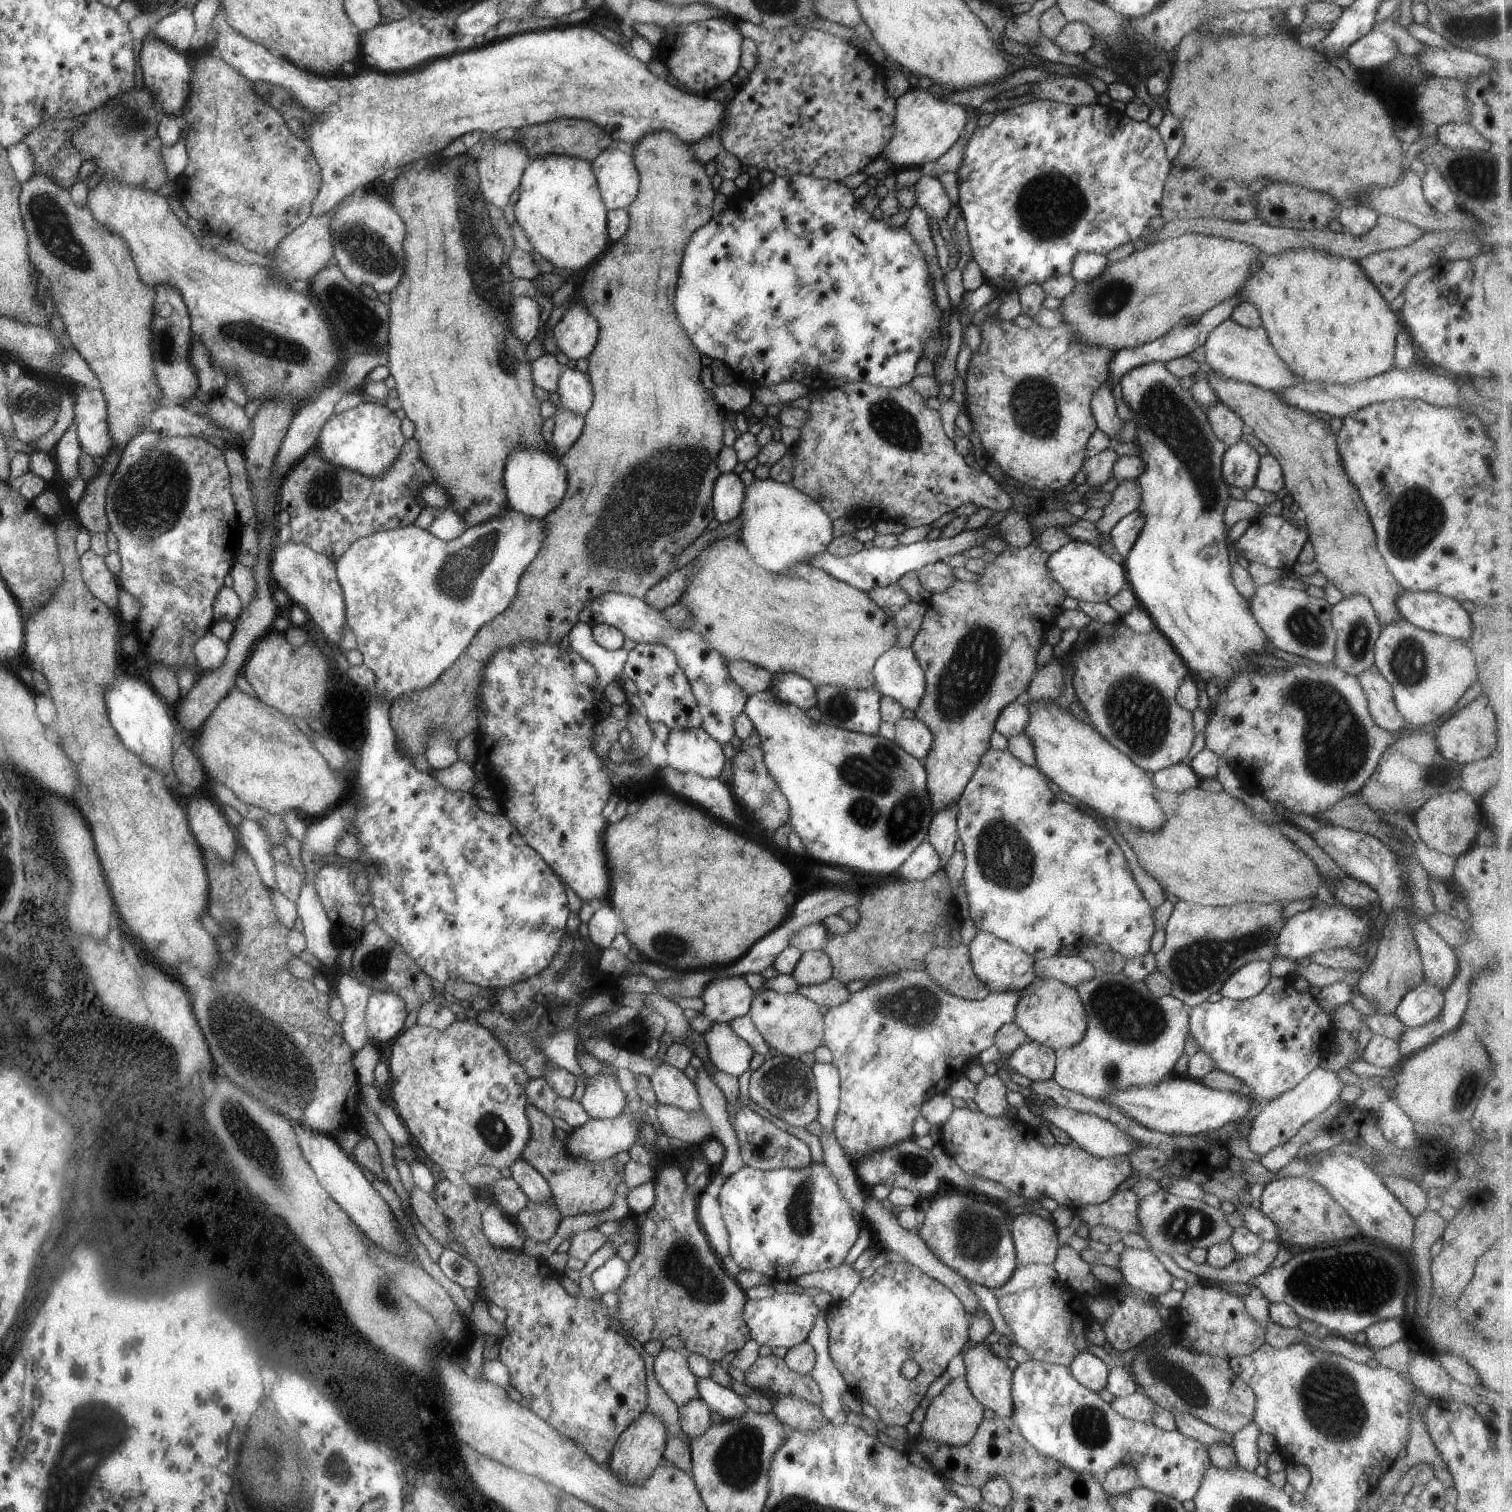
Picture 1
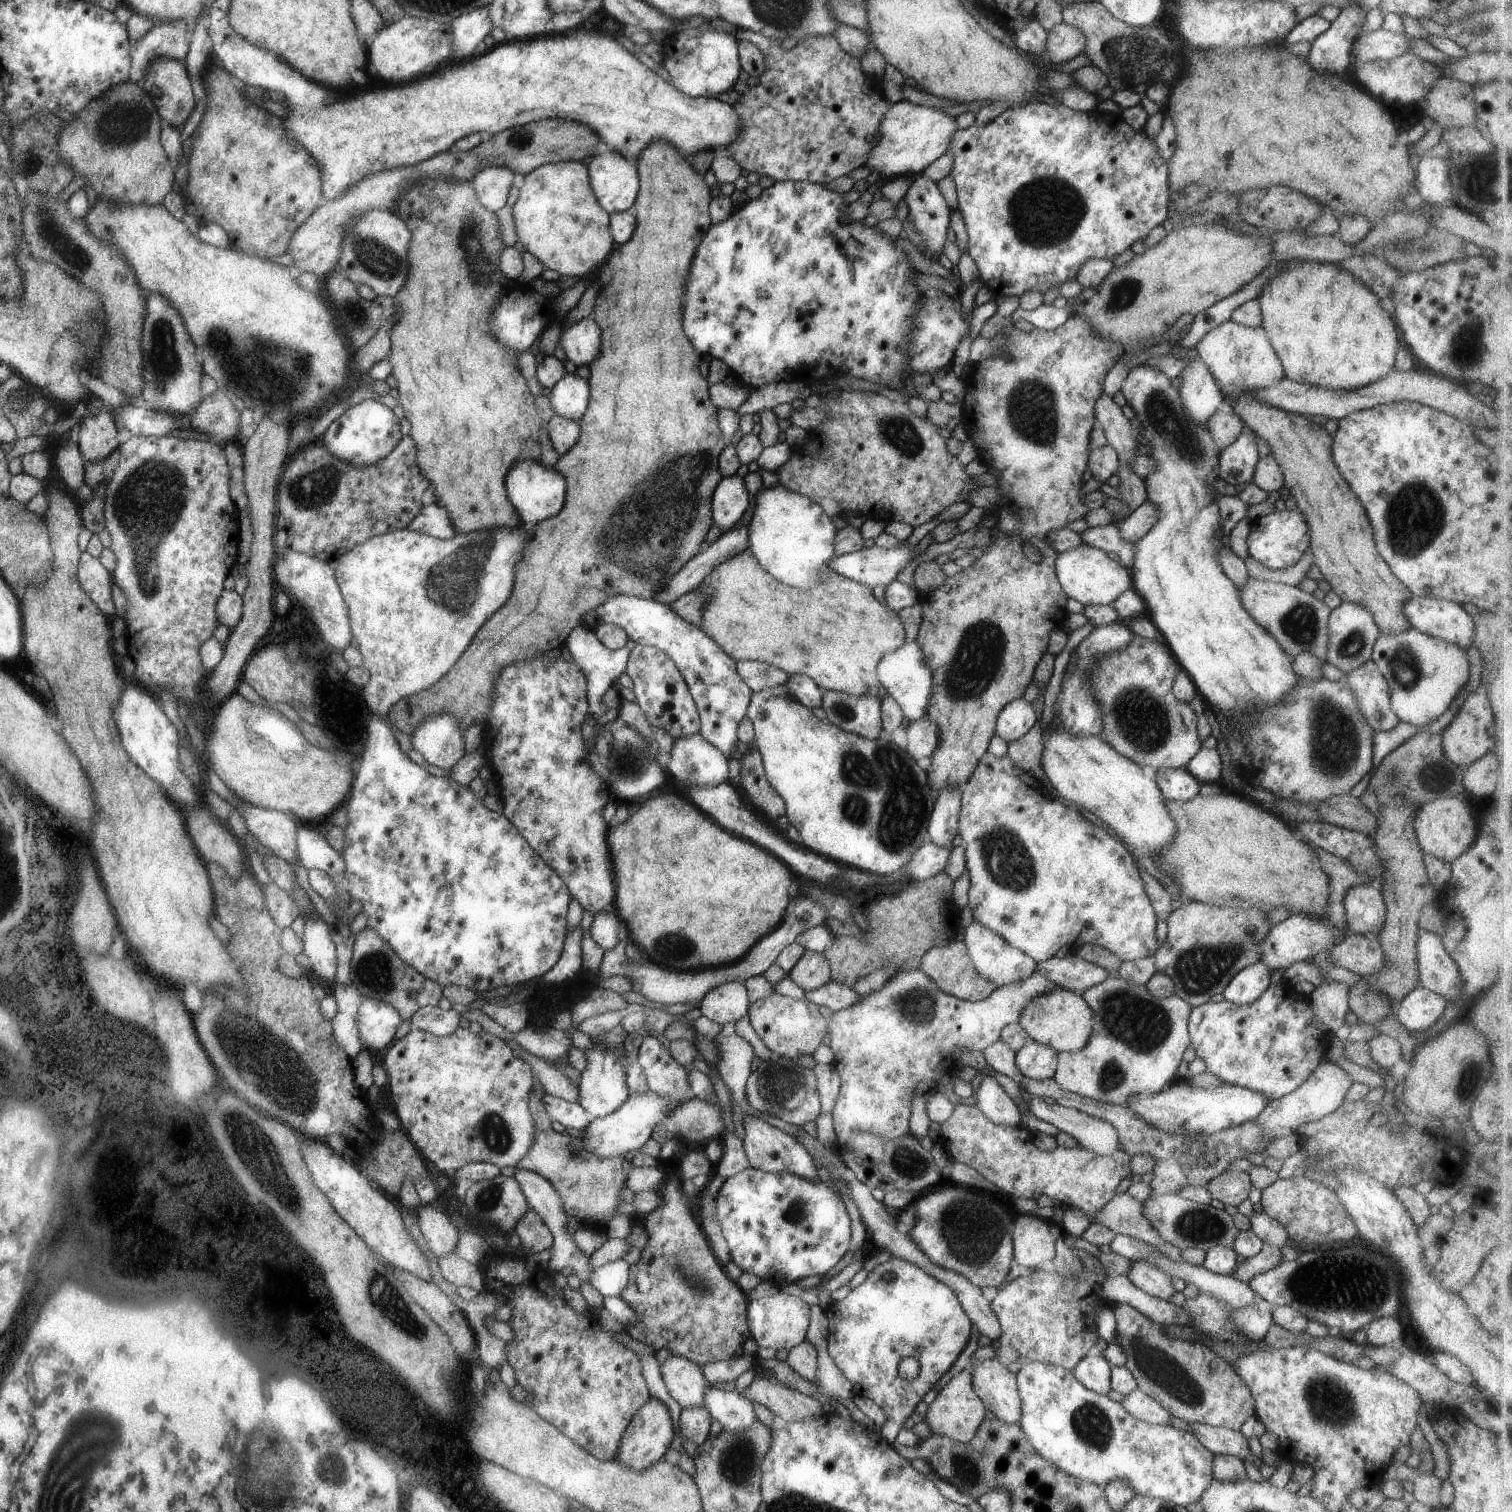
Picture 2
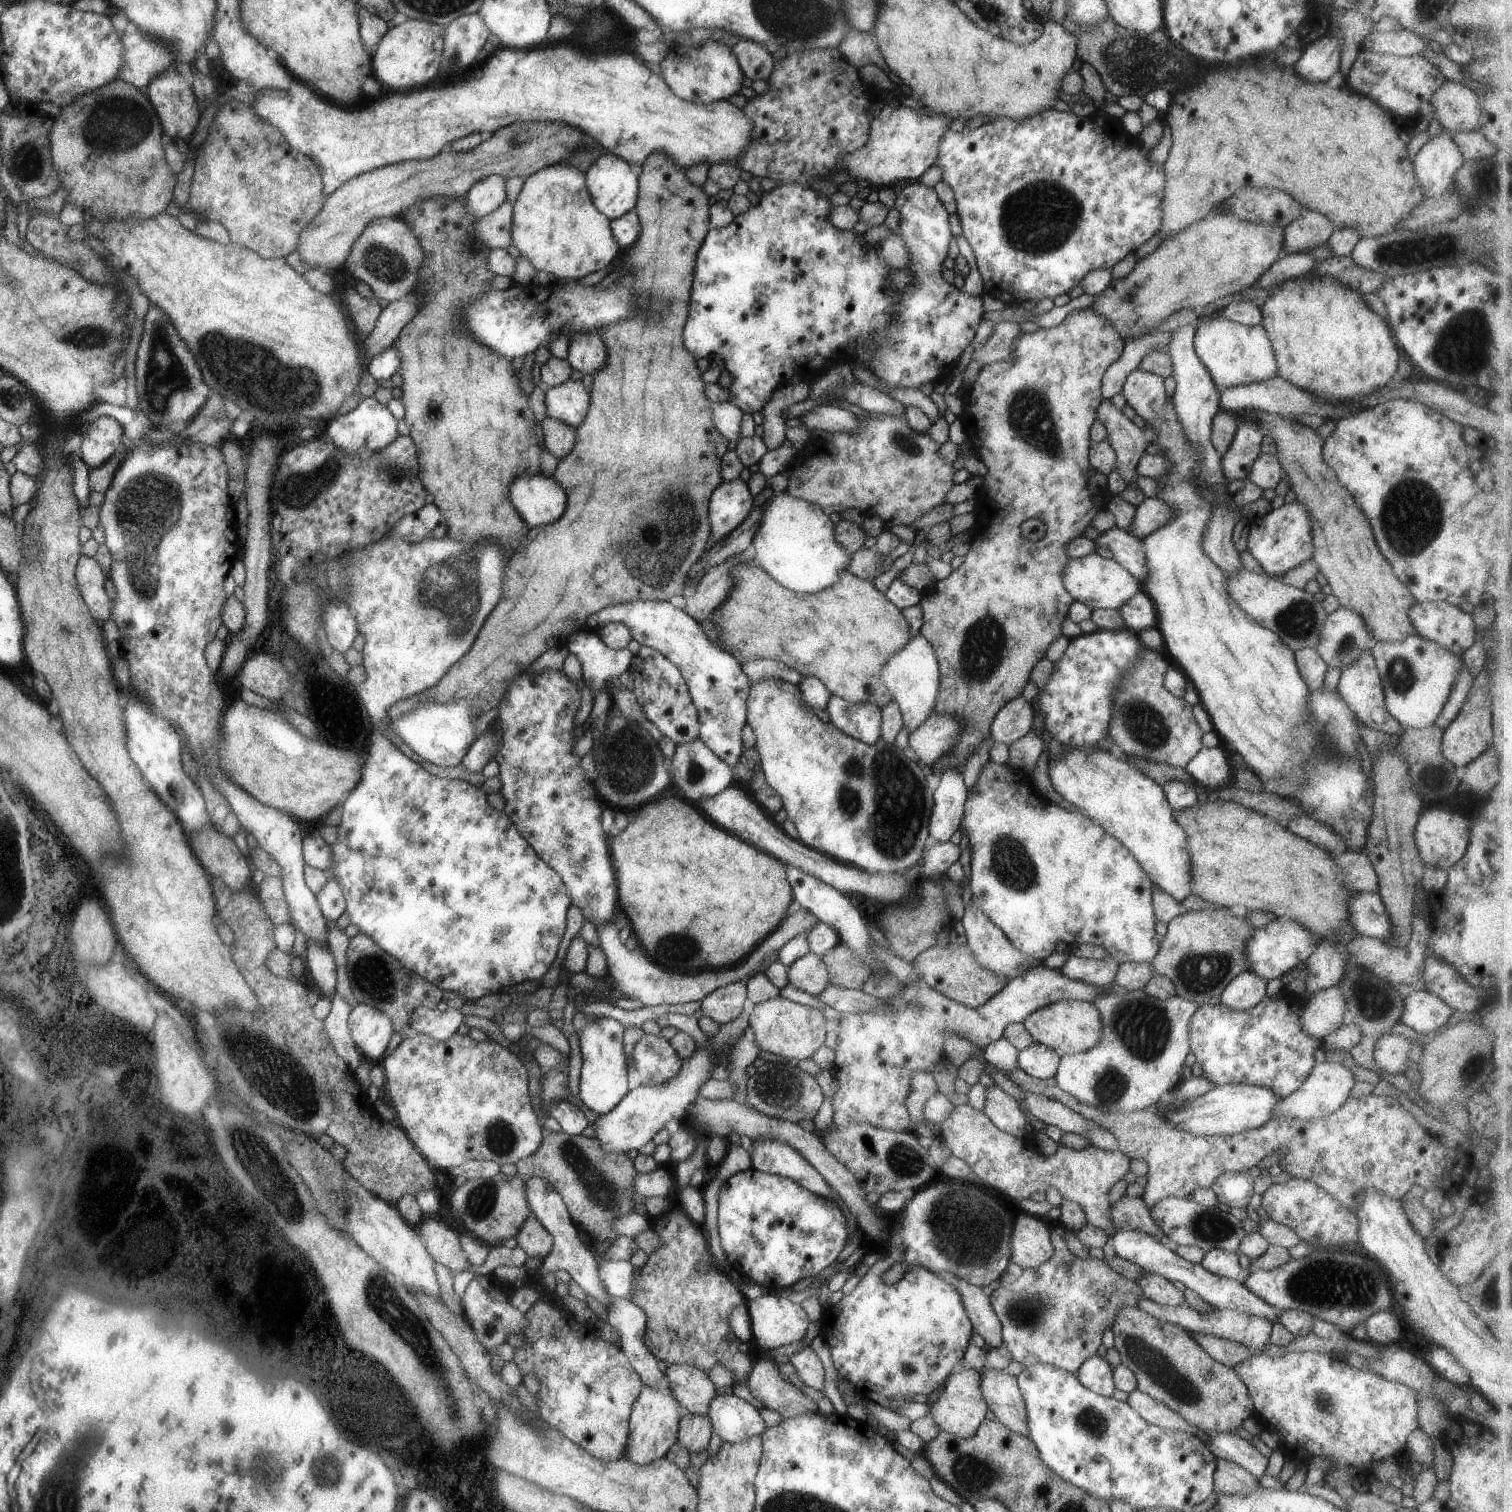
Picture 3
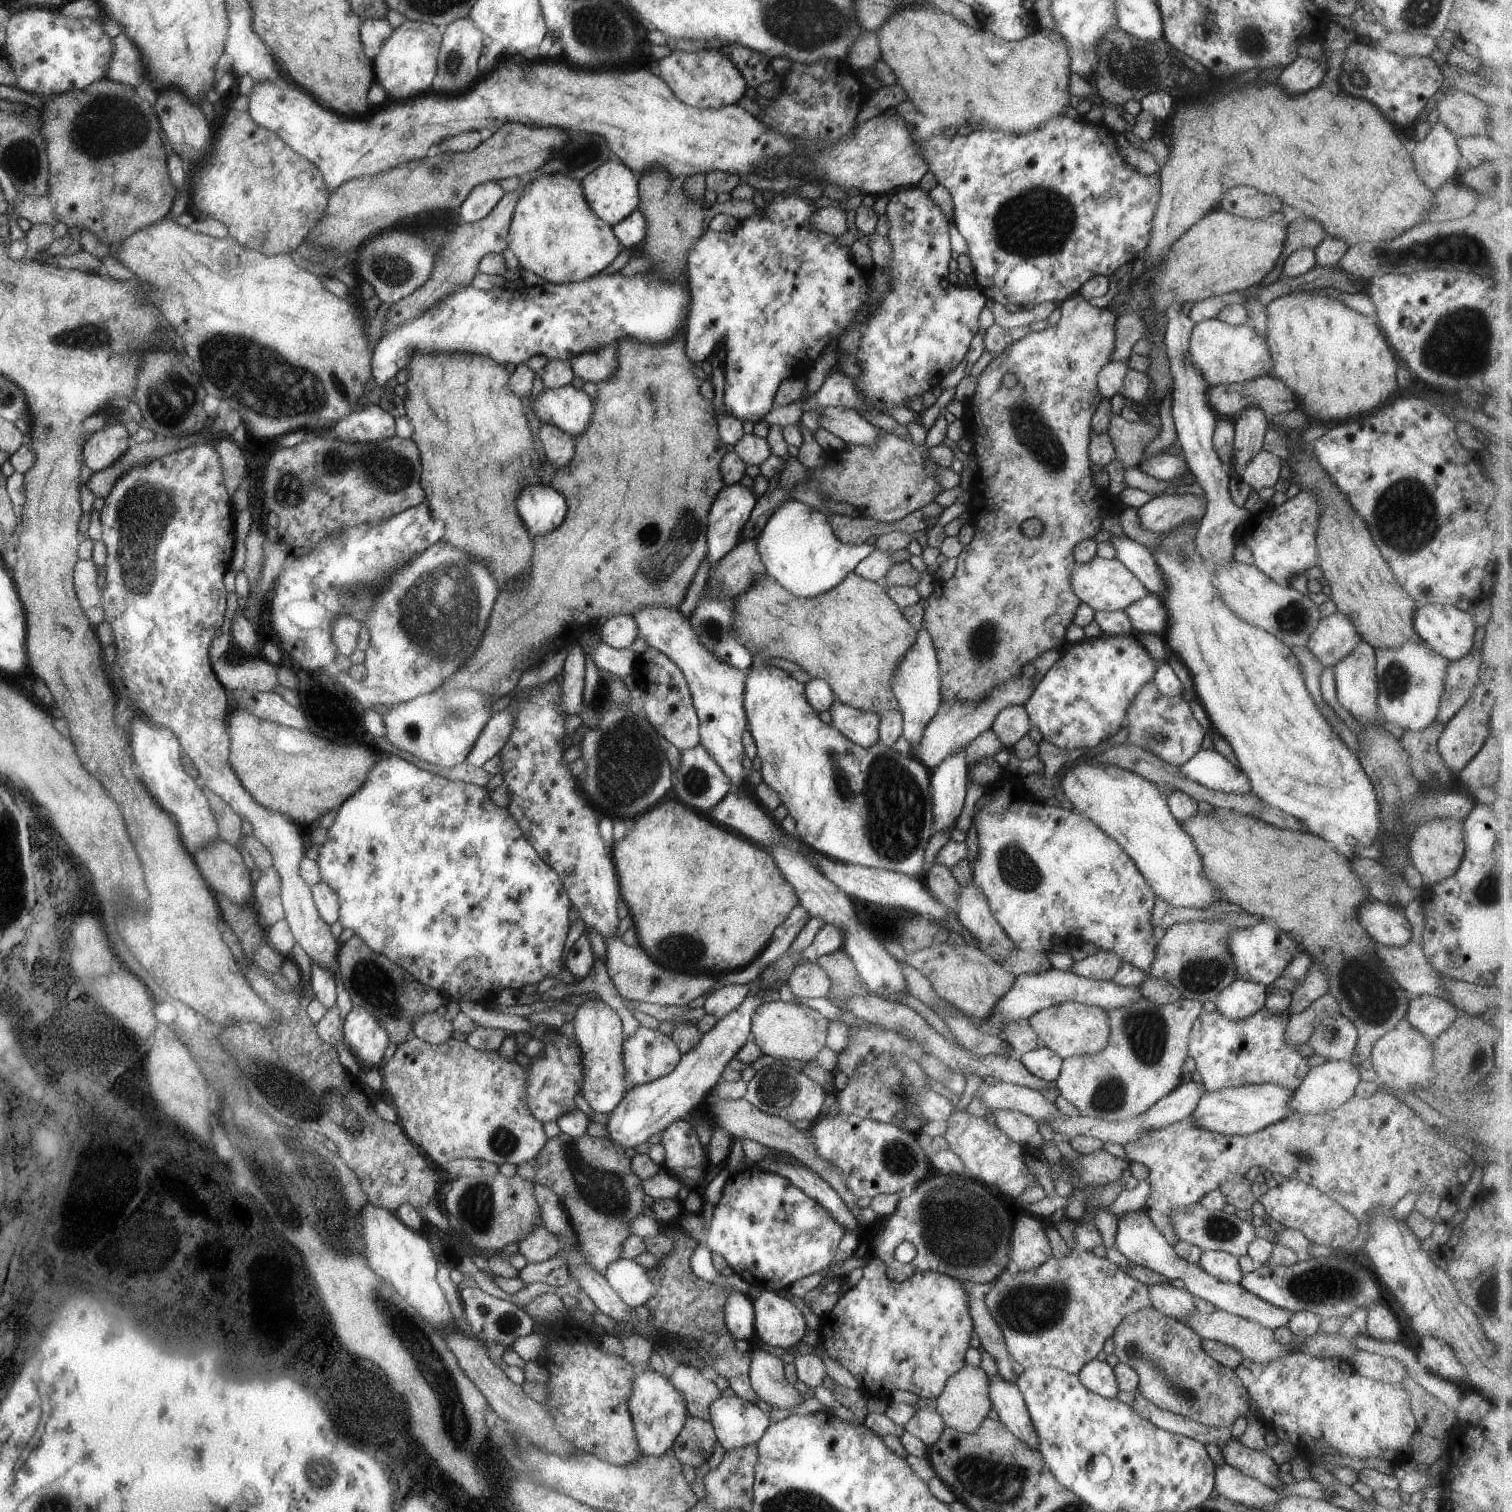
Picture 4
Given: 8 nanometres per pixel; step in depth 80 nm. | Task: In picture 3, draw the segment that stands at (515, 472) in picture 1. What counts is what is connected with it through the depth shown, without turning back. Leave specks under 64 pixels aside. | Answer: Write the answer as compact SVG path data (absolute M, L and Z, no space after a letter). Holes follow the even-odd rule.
M524 474L512 482L512 502L532 530L557 521L567 508L564 486L553 476Z

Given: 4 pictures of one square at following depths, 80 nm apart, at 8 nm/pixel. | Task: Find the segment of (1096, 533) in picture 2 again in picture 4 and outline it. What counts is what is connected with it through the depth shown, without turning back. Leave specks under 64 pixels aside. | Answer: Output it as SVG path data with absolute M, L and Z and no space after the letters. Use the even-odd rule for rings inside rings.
M1125 535L1113 536L1110 541L1116 548L1115 560L1126 566L1144 584L1150 594L1161 597L1166 590L1166 582L1151 550Z

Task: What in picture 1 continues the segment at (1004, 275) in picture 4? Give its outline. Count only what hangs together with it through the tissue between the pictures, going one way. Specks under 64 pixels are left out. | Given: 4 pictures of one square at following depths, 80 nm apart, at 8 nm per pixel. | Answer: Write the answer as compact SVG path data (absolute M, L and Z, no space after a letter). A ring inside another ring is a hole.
M1035 99L1021 106L1006 108L1006 110L996 114L991 124L978 127L975 130L966 146L962 166L957 172L959 181L957 205L966 221L969 244L973 254L971 258L982 269L986 282L1000 296L1017 292L1022 286L1041 284L1053 276L1068 275L1078 253L1090 251L1101 252L1106 255L1118 246L1142 238L1145 230L1149 228L1150 218L1161 216L1160 201L1163 197L1164 181L1172 167L1172 161L1168 158L1161 134L1155 126L1152 126L1147 120L1134 120L1125 112L1120 112L1110 106L1103 106L1098 103L1088 106L1070 106L1056 101Z

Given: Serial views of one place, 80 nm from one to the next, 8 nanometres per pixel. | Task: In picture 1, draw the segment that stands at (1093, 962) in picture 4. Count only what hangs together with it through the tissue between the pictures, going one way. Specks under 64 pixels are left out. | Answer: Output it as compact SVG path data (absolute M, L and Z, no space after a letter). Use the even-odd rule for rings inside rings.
M1054 955L1033 962L1035 976L1043 979L1056 979L1074 987L1080 982L1094 978L1098 971L1080 956L1063 957Z

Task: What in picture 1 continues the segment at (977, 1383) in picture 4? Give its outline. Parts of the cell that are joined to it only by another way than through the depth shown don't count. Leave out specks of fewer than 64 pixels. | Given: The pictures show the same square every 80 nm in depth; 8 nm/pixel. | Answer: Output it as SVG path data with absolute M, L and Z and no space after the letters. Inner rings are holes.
M965 1376L952 1379L938 1396L931 1399L925 1419L921 1422L921 1437L939 1442L940 1445L966 1446L984 1419L984 1408L970 1392Z

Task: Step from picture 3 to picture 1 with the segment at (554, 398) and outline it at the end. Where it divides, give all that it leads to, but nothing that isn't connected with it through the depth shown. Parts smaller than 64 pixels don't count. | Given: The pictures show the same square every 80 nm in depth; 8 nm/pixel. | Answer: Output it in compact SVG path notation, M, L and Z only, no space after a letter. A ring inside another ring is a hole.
M565 367L559 378L557 392L562 402L561 410L583 415L591 408L595 398L589 374L577 367Z

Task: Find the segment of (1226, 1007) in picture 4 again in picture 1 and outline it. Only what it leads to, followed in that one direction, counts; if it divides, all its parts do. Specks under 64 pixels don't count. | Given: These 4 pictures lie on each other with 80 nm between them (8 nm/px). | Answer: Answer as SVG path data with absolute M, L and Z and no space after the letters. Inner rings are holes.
M1252 961L1232 973L1219 992L1235 1001L1249 999L1264 990L1271 978L1269 961Z

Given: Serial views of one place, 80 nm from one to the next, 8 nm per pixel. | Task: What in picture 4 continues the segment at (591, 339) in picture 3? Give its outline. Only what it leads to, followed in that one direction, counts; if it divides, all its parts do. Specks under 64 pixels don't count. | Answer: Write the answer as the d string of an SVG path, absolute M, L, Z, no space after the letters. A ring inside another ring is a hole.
M612 345L604 350L592 350L588 354L576 354L569 359L574 375L584 383L592 384L604 384L606 380L616 378L616 373L619 372L619 355L616 354L616 348L617 345Z

